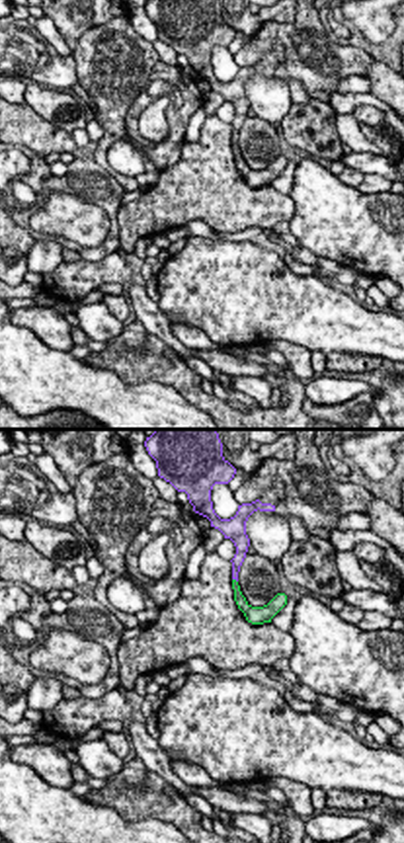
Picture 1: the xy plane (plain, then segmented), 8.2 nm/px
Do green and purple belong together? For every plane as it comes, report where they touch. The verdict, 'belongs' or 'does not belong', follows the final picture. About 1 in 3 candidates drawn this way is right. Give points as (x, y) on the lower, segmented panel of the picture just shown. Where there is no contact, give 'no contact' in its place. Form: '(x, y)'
(235, 580)

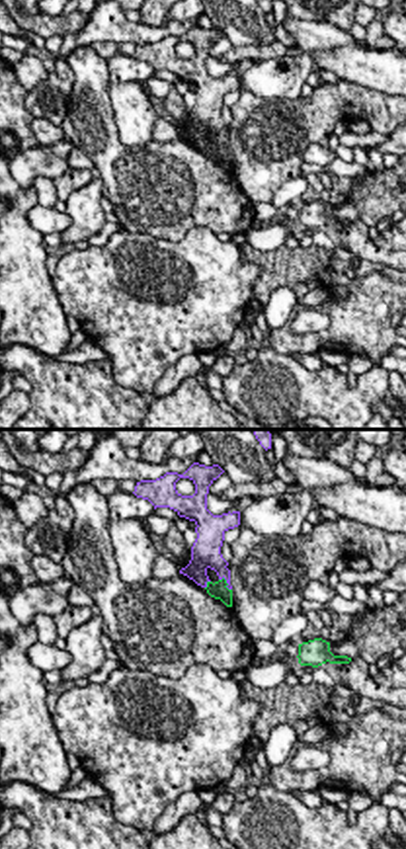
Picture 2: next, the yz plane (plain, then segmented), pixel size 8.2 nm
(225, 582)

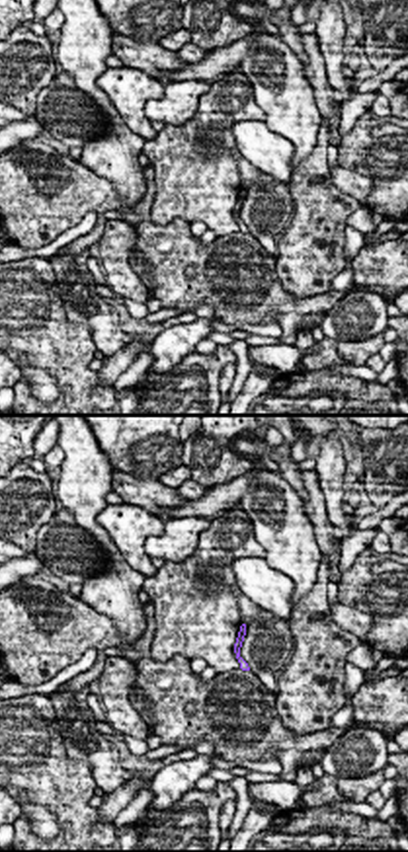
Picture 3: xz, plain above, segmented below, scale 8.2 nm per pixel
no contact

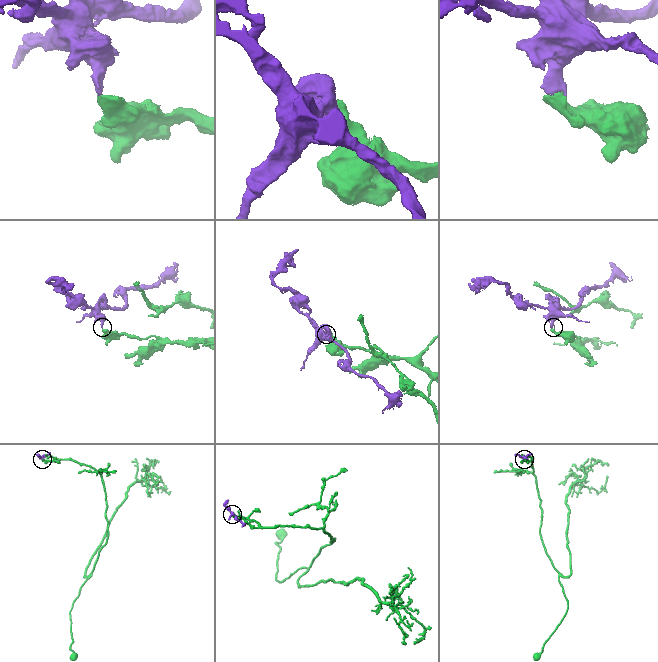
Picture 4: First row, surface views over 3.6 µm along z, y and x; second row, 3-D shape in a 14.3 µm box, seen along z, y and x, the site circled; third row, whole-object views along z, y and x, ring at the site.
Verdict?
belongs

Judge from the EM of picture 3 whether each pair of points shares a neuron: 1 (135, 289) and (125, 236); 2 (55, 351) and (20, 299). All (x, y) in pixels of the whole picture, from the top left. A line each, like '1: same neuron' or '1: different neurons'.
1: same neuron
2: same neuron

